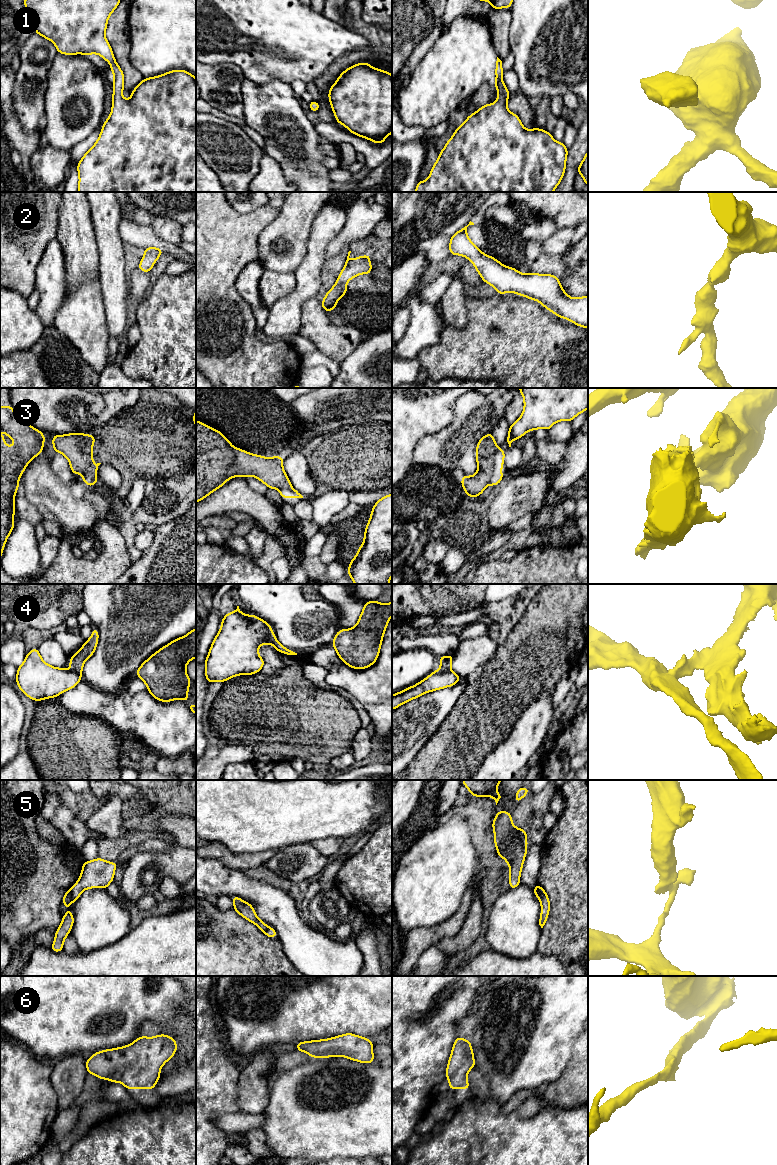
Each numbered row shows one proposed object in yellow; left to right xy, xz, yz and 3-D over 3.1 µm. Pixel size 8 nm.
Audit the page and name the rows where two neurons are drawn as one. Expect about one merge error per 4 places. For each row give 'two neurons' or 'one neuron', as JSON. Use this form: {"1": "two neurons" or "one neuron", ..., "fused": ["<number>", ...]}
{"1": "one neuron", "2": "one neuron", "3": "two neurons", "4": "one neuron", "5": "two neurons", "6": "one neuron", "fused": ["3", "5"]}

